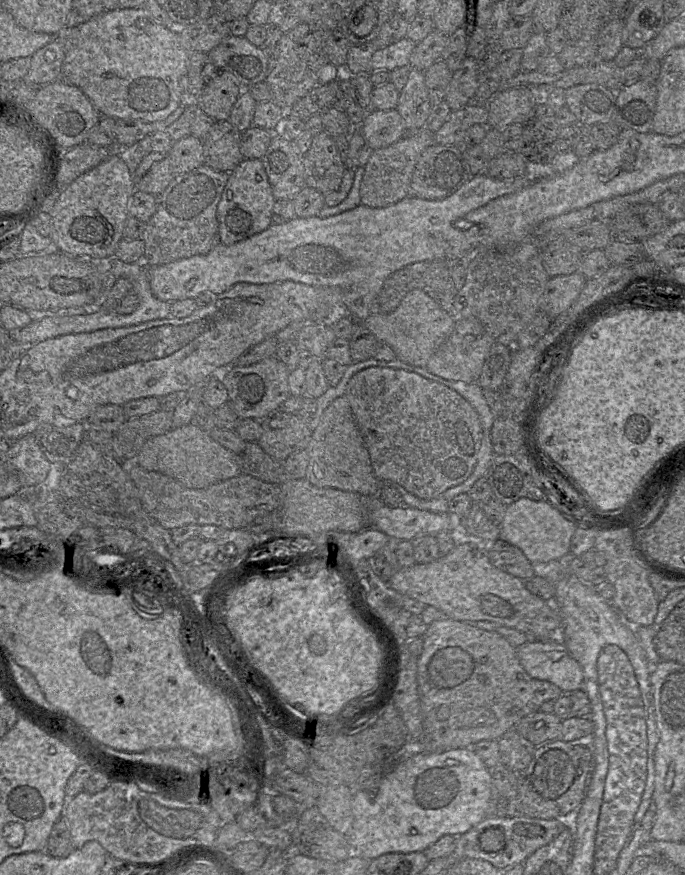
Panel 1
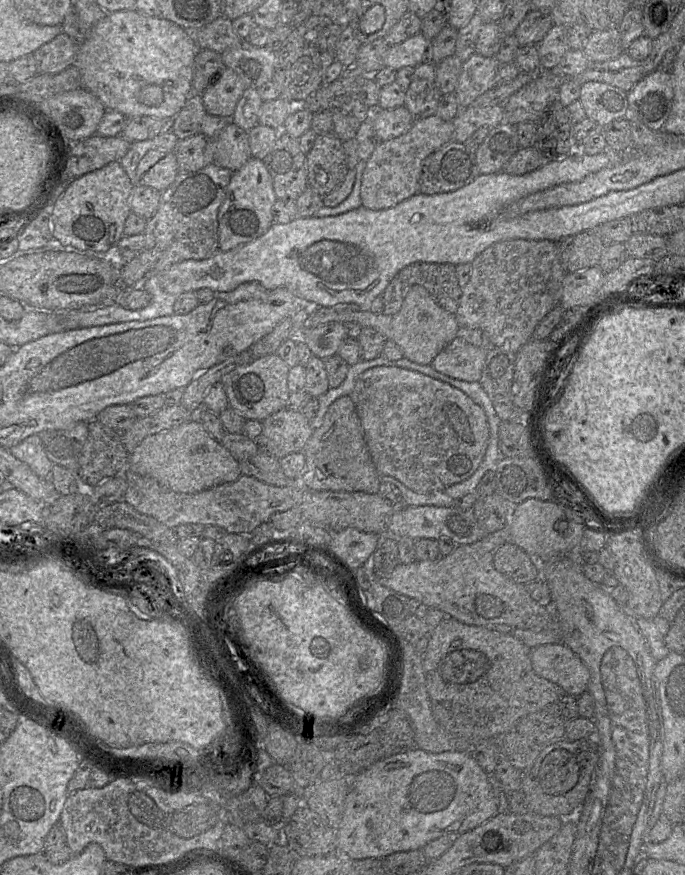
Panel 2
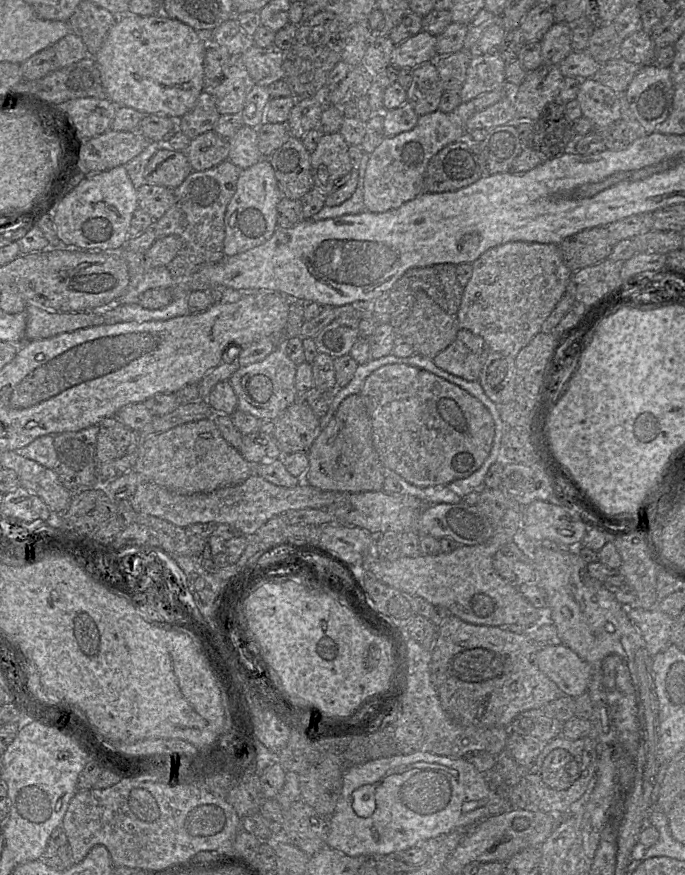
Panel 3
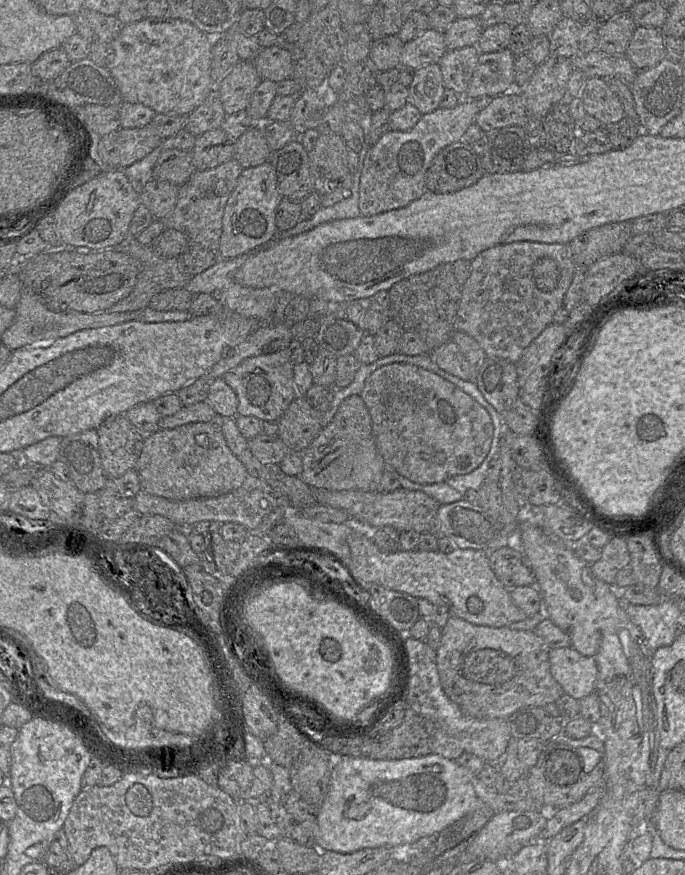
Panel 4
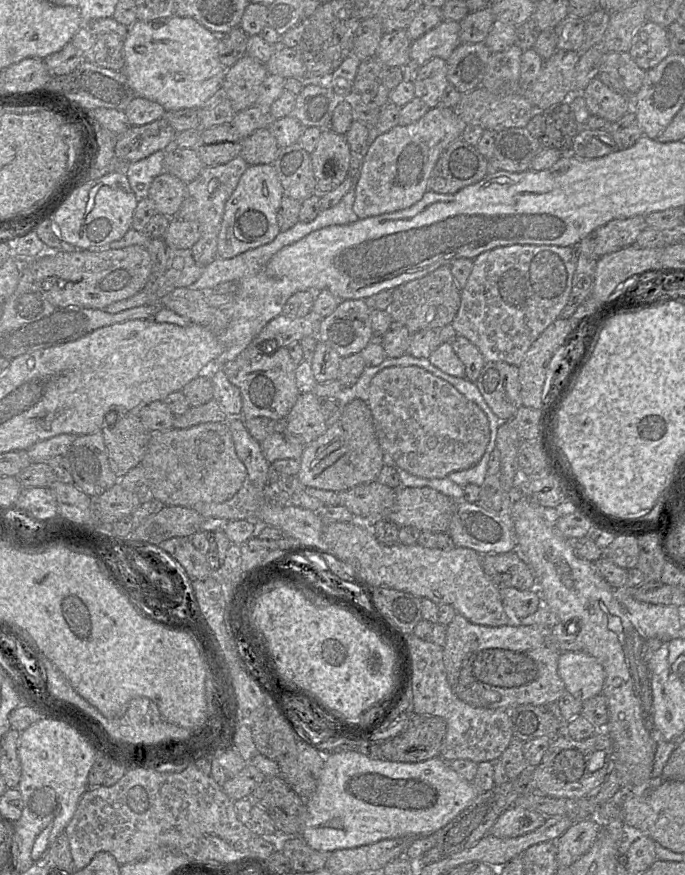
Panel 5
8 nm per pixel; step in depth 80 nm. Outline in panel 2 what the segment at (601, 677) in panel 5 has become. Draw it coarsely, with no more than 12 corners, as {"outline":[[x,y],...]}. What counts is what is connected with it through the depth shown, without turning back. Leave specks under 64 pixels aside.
{"outline":[[563,642],[530,648],[533,671],[577,697],[589,670]]}

